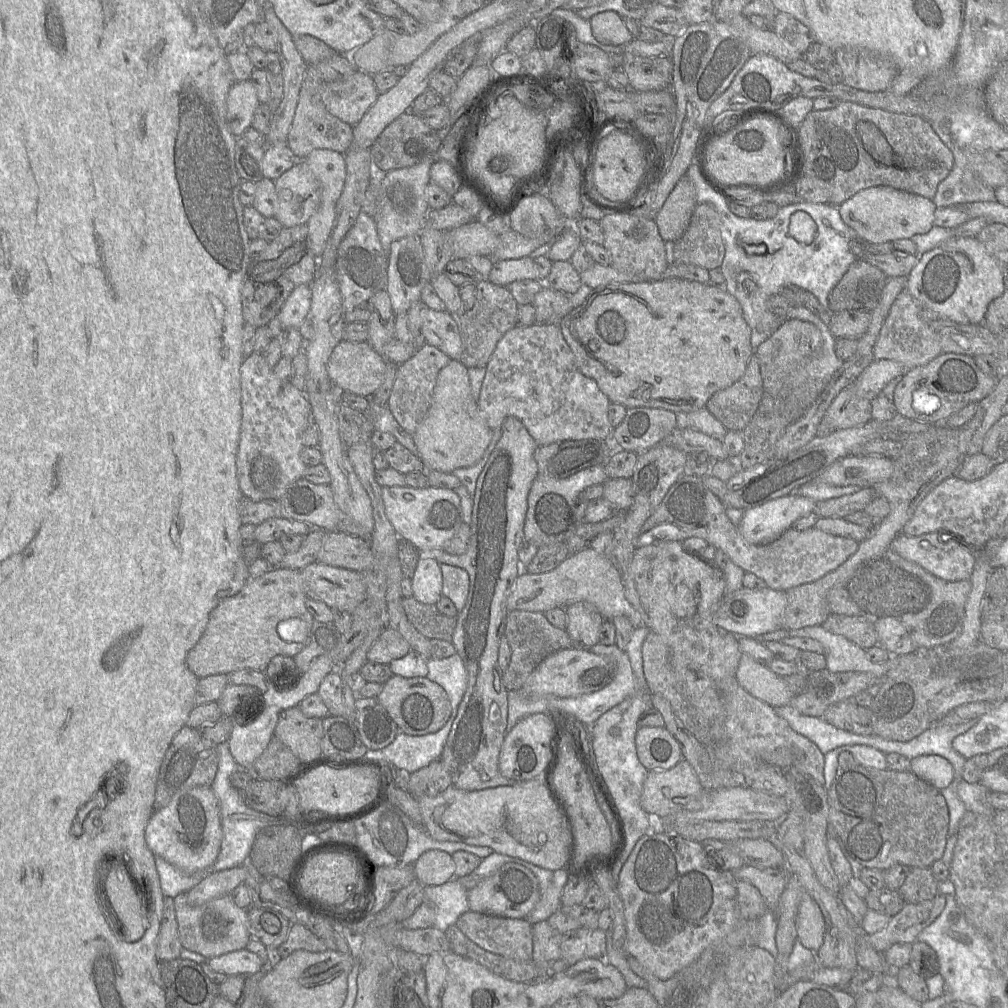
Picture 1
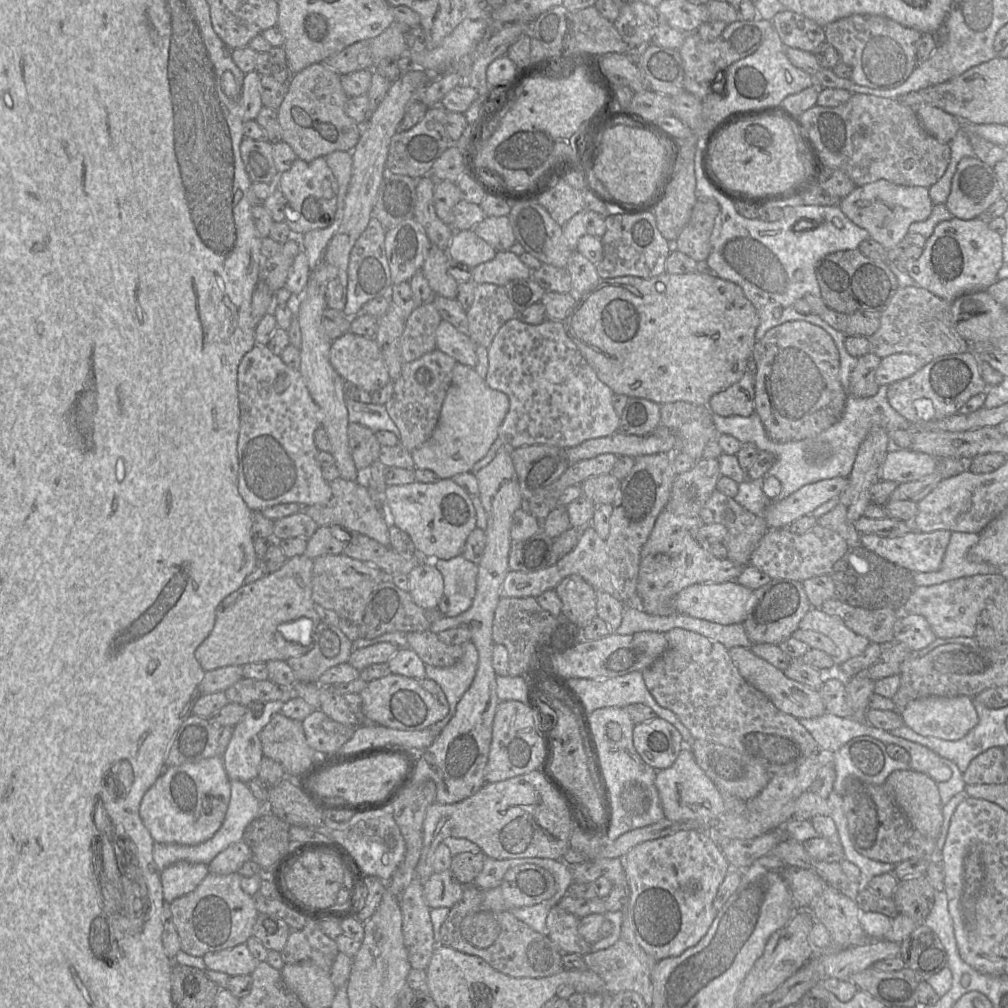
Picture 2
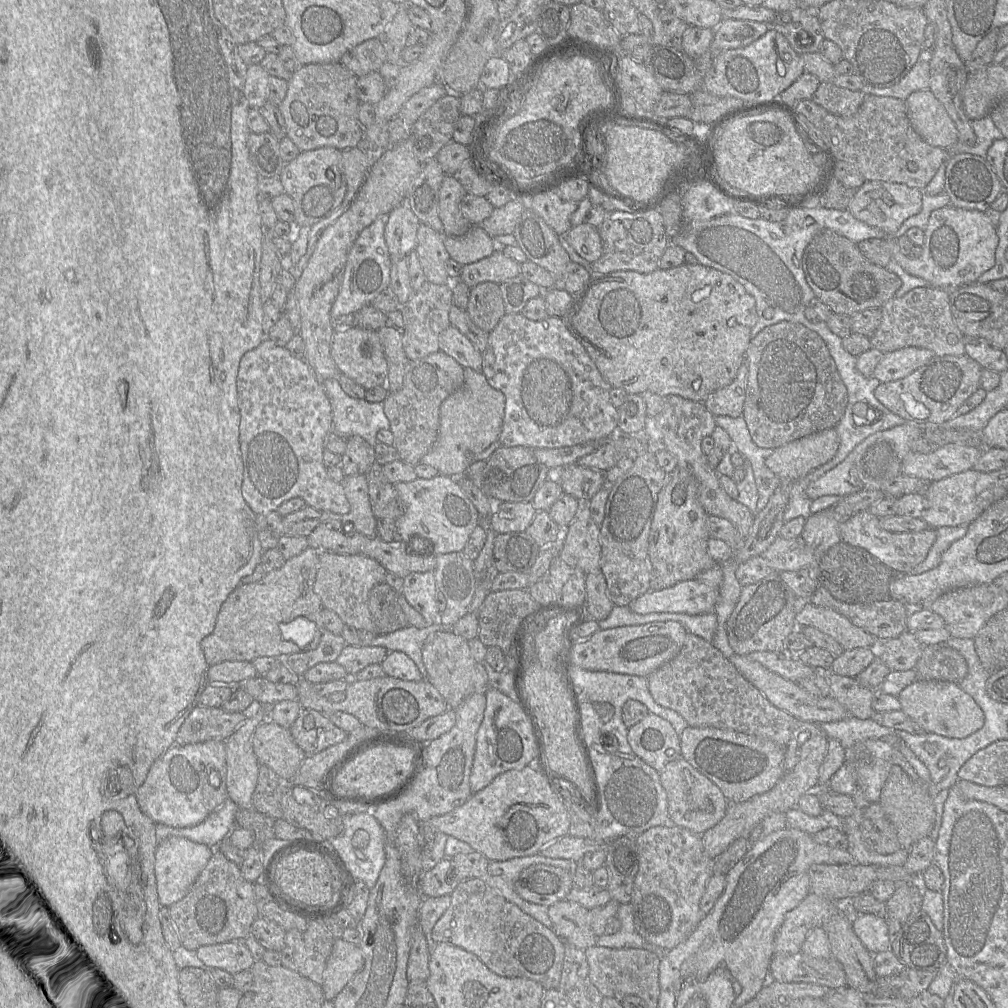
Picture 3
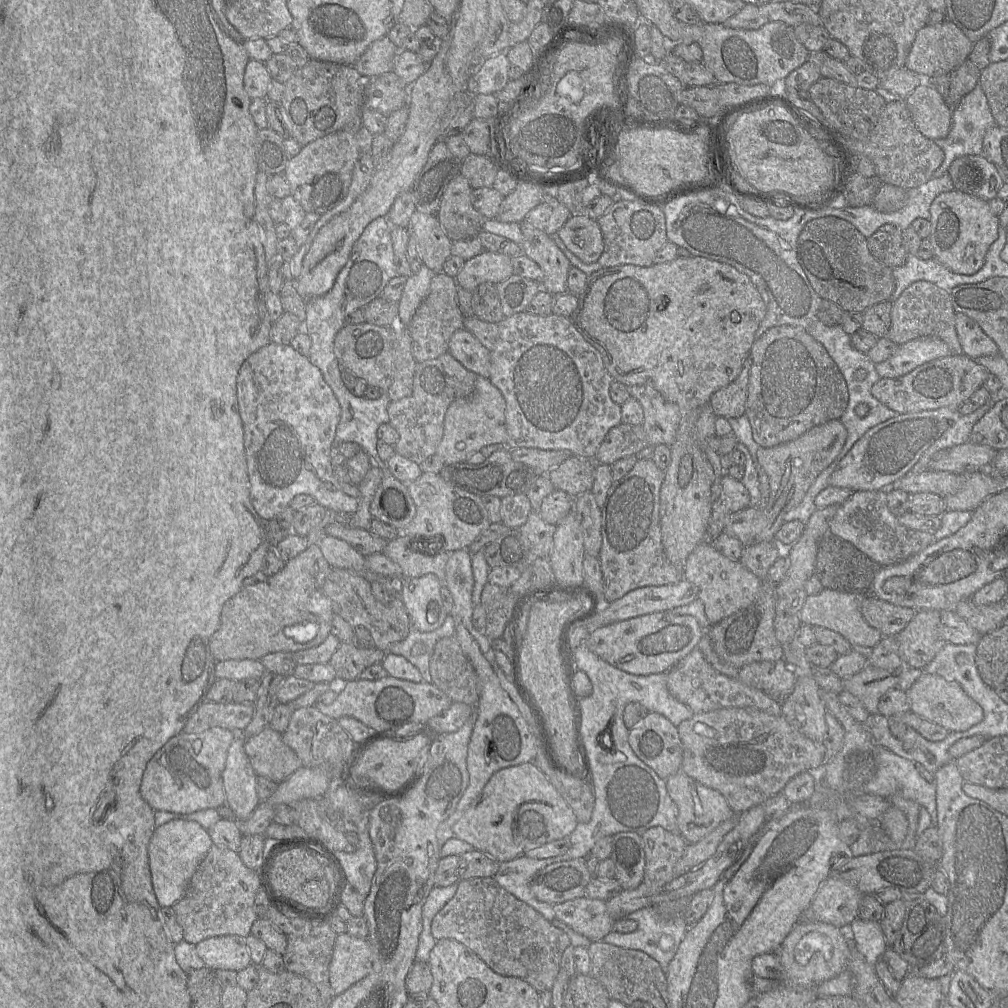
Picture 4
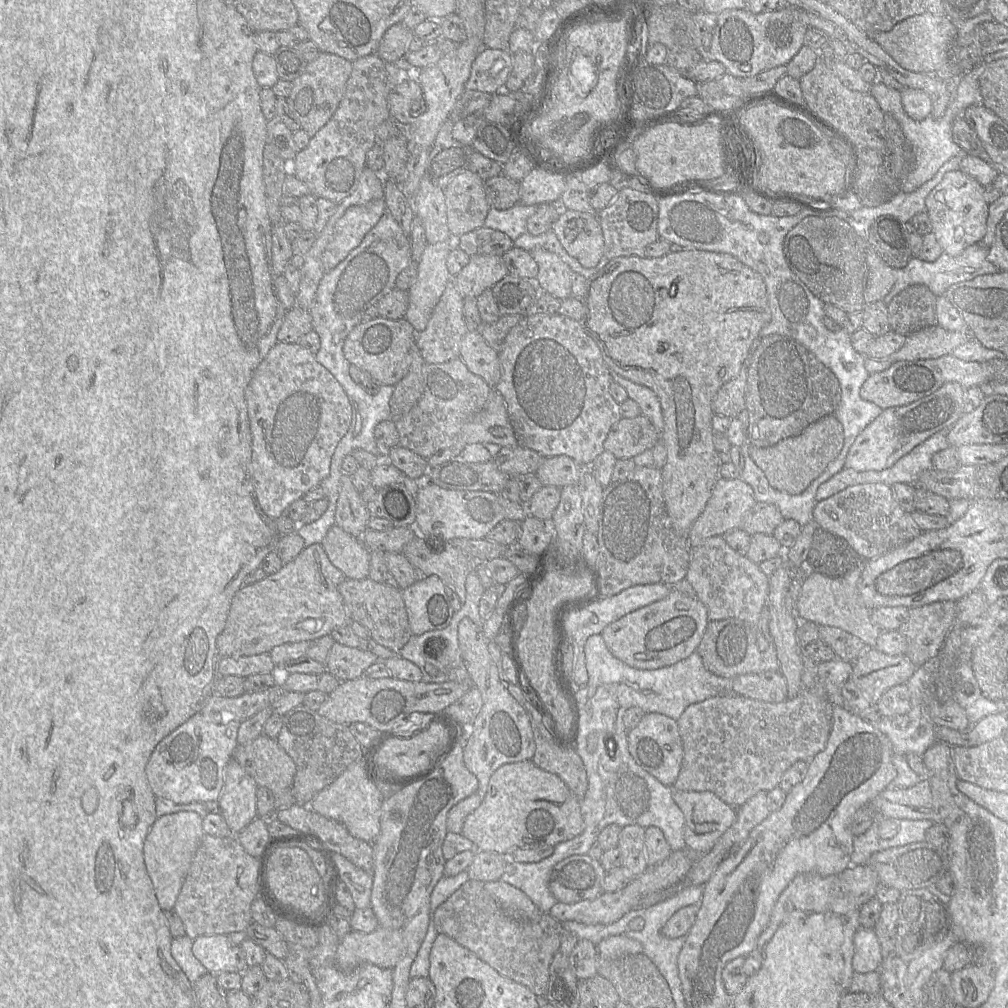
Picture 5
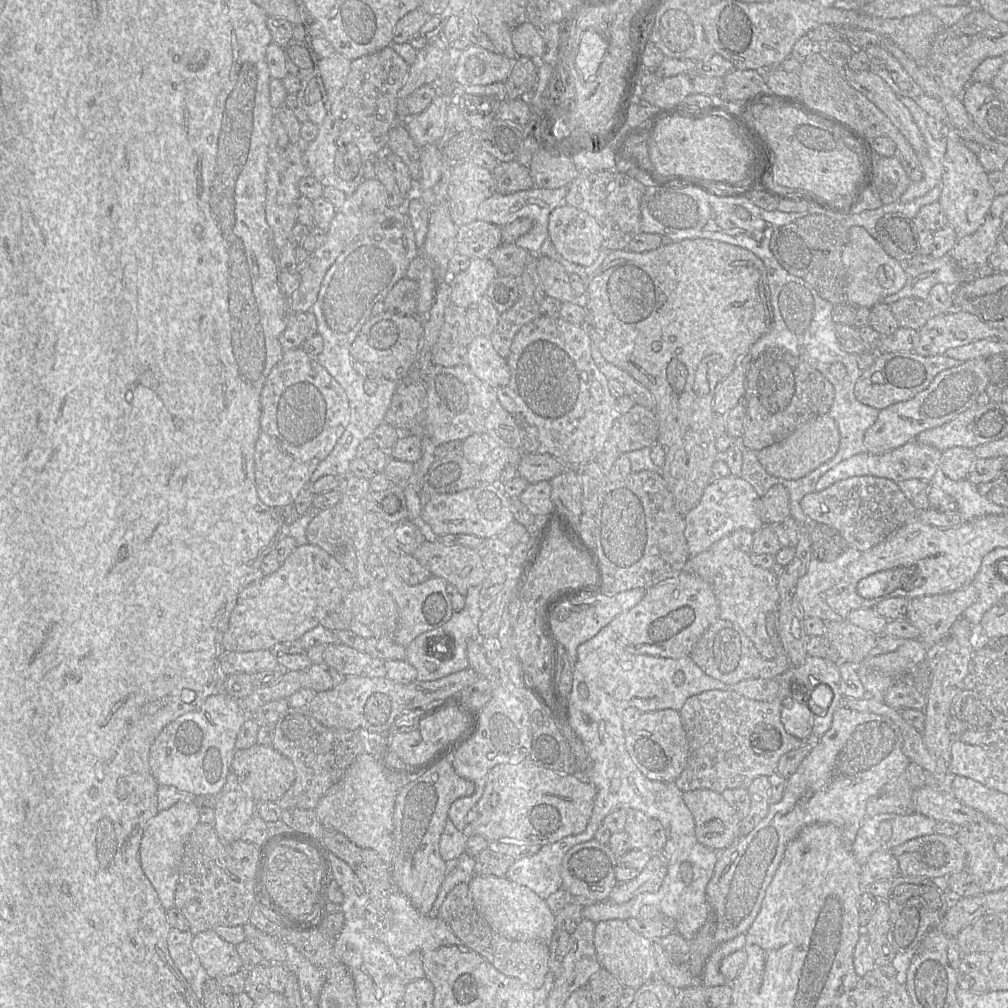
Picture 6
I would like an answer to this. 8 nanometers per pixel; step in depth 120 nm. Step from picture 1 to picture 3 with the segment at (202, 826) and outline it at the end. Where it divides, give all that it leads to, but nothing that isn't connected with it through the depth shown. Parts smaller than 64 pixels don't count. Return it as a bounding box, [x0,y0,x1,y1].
[137,740,227,828]

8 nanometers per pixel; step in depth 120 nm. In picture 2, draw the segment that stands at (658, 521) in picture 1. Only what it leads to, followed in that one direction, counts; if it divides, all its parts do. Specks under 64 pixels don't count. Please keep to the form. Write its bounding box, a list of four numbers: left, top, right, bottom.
[665,459,849,582]

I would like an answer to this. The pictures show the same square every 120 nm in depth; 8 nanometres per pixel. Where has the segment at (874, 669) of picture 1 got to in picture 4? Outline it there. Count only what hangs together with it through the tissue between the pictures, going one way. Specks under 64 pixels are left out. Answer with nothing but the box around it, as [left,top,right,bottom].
[799,588,883,652]

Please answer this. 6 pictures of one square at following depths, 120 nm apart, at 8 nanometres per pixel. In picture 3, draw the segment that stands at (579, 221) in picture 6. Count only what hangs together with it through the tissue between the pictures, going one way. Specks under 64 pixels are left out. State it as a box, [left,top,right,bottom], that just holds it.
[566,222,602,263]

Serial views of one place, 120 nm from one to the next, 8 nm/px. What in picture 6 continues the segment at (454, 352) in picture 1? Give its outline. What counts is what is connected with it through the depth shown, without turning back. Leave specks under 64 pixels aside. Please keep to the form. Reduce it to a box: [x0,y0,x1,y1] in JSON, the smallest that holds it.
[468,337,510,390]

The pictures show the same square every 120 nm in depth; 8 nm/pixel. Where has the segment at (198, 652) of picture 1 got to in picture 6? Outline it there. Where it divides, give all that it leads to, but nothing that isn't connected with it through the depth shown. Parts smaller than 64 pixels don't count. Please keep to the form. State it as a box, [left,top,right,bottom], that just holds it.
[223,545,354,653]

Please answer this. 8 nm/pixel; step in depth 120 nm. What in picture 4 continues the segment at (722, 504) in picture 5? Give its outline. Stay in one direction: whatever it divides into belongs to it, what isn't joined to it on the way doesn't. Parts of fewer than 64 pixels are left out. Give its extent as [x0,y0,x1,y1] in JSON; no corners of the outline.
[708,473,750,538]

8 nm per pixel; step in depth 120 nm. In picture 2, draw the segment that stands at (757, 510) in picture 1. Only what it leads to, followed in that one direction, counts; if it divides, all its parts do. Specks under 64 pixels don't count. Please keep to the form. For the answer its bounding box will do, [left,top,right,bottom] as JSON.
[762,477,847,530]

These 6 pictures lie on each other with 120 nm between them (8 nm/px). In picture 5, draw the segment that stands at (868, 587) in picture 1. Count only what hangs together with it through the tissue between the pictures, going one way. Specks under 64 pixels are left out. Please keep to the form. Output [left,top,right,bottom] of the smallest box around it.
[806,528,868,578]

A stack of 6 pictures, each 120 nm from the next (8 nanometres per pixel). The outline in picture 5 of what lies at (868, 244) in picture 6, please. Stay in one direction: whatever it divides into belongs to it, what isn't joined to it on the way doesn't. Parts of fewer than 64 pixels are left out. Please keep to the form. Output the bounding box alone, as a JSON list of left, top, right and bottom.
[864,247,896,304]

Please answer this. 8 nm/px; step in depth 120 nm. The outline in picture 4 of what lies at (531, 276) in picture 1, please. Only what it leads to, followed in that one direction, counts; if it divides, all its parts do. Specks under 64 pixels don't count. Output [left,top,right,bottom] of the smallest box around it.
[456,250,514,292]

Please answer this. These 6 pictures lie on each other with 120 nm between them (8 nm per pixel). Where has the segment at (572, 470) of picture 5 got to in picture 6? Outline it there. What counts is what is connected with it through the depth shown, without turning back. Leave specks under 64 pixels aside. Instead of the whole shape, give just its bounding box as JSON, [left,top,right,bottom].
[517,453,567,483]

